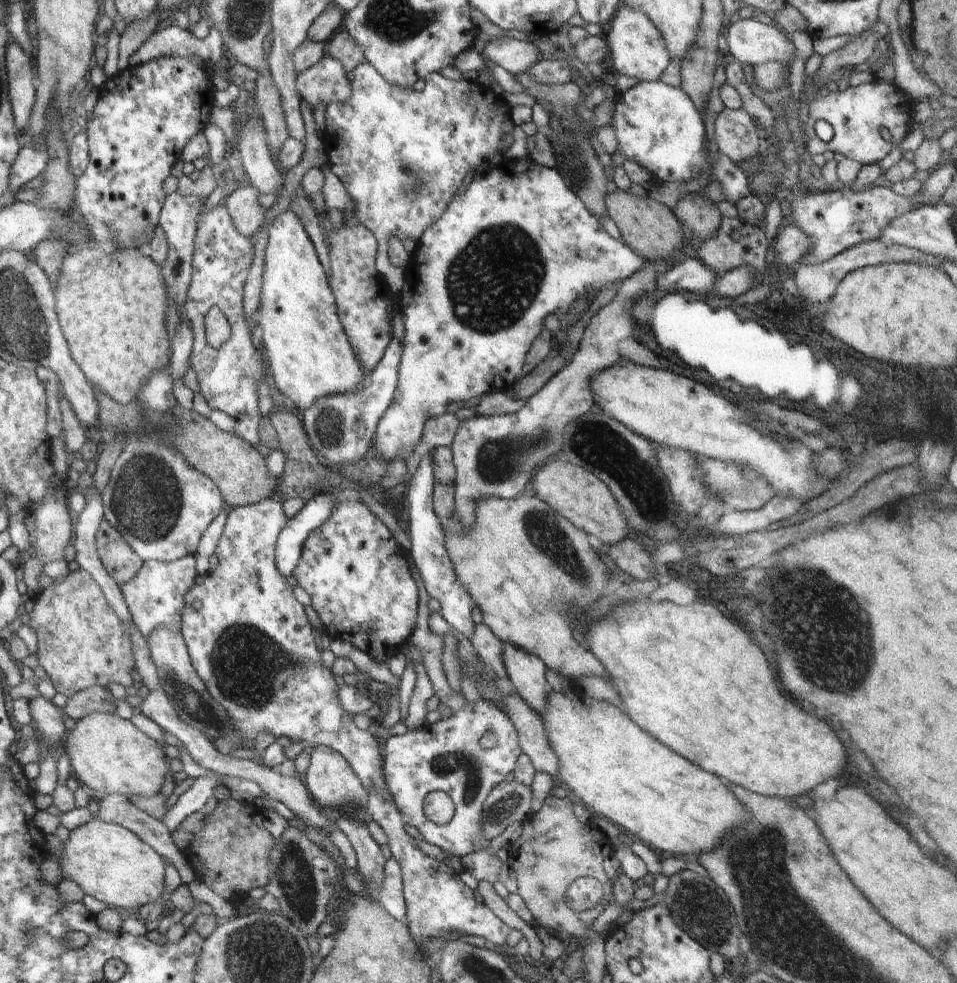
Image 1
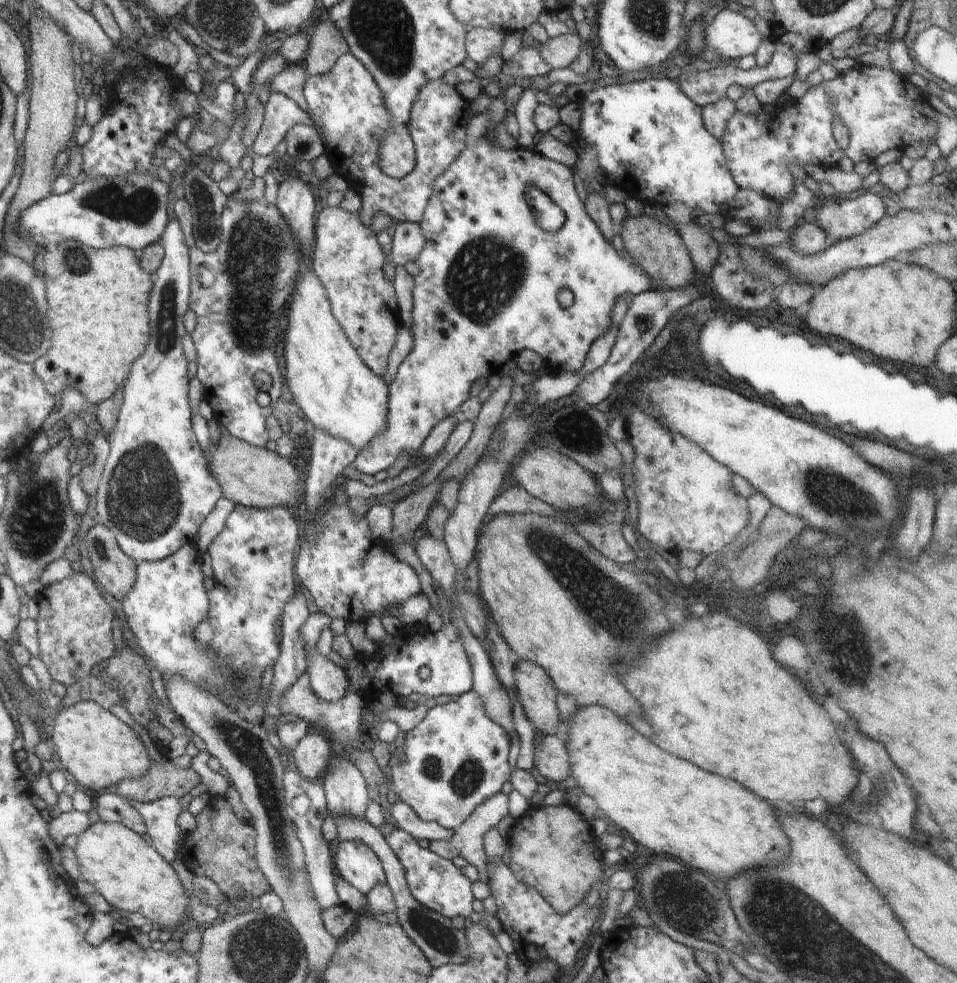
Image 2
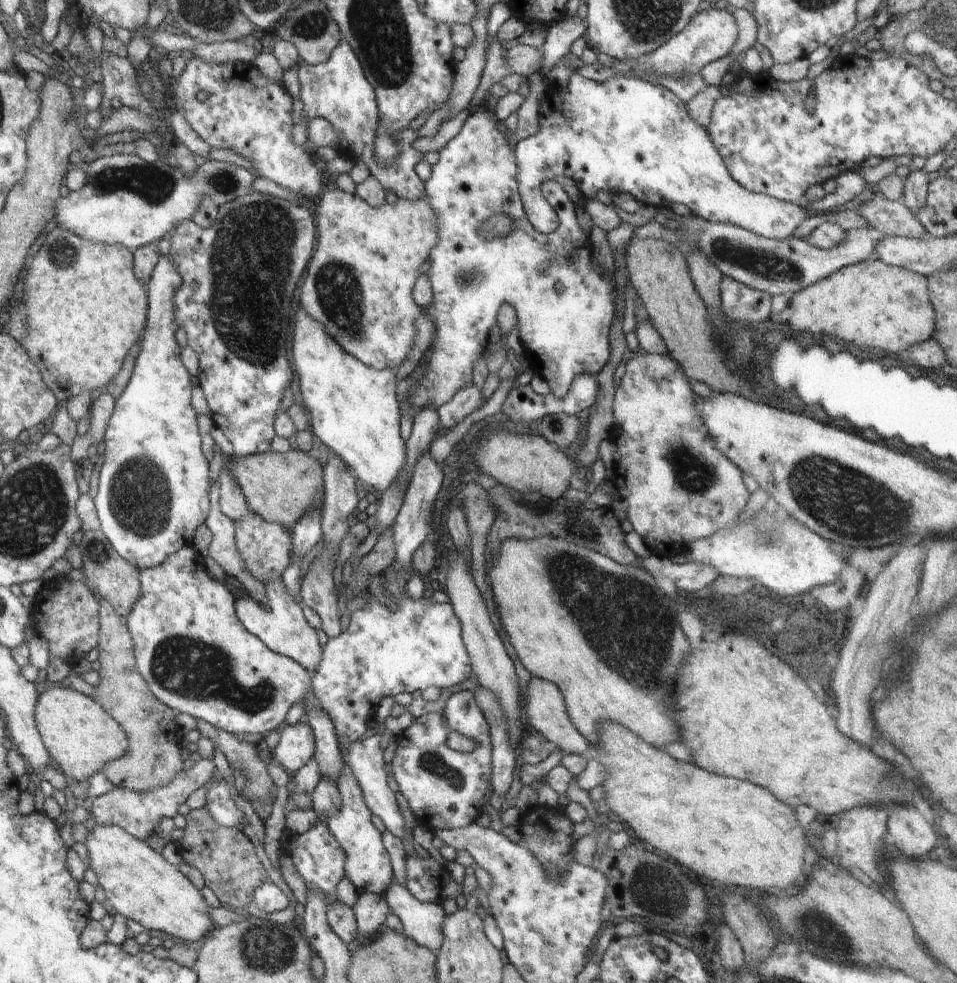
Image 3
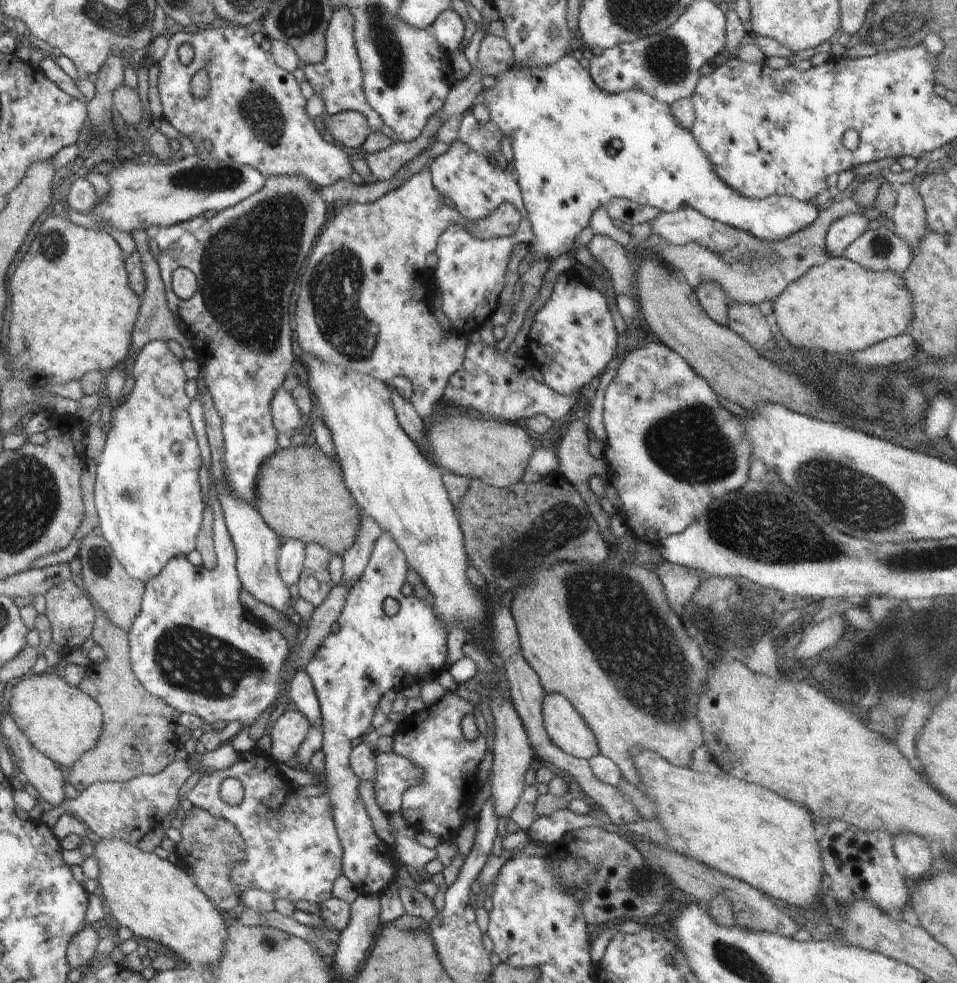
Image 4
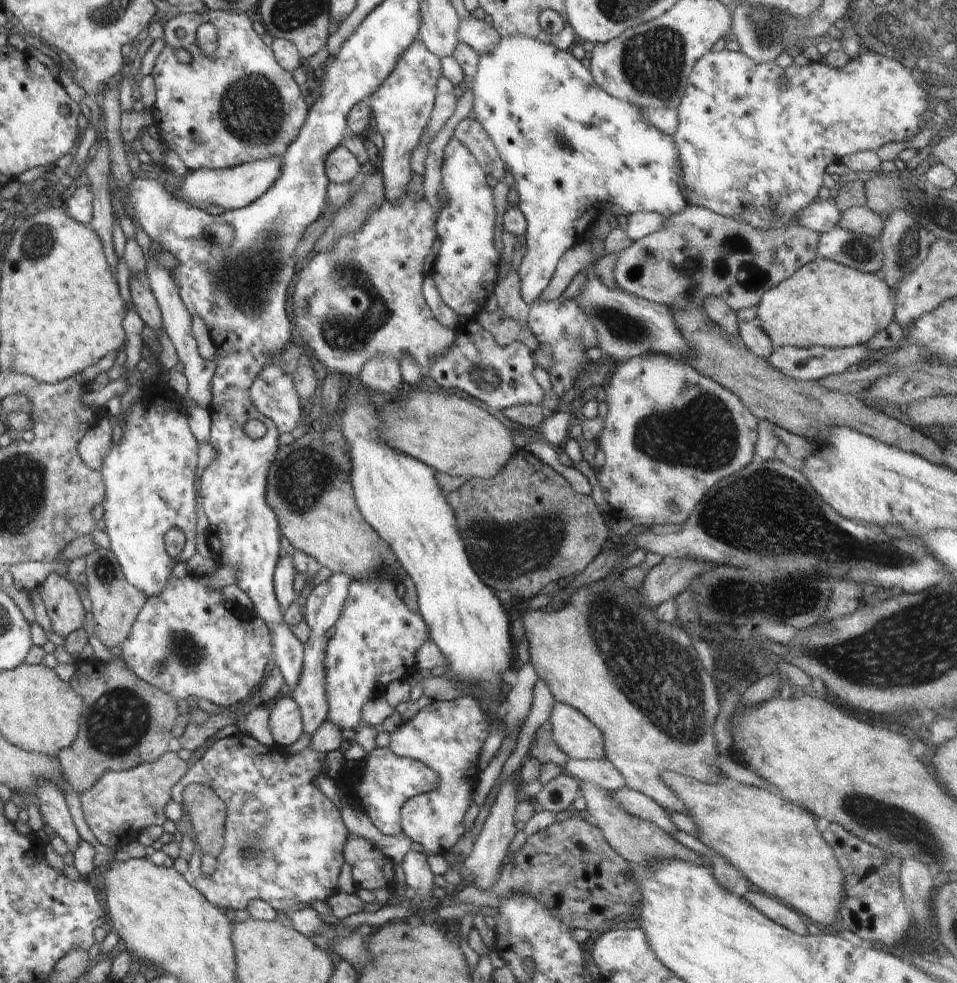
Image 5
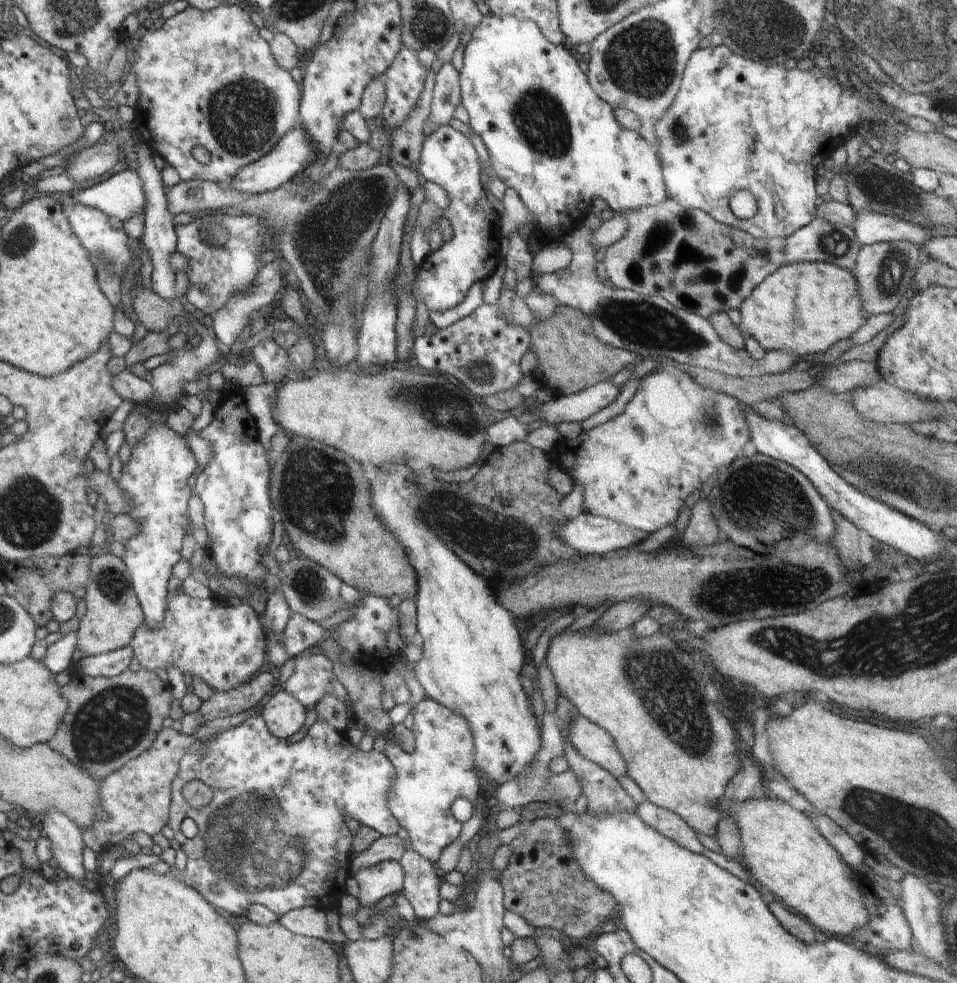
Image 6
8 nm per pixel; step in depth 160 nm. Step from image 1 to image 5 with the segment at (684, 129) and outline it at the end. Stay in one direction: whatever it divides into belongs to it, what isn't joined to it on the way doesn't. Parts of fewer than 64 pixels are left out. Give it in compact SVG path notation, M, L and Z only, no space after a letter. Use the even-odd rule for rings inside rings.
M523 33L505 39L501 38L499 45L491 53L479 55L478 69L471 84L471 89L474 95L473 110L476 113L476 119L480 121L484 130L496 145L498 154L505 164L506 172L514 176L514 185L519 194L518 200L520 200L517 207L522 211L527 222L525 232L526 254L524 254L517 273L520 279L520 294L527 305L535 302L544 292L558 262L563 257L564 251L567 251L580 239L584 239L588 229L602 216L606 204L618 205L628 215L639 212L655 212L663 214L665 217L671 217L682 212L688 205L685 188L682 186L683 168L681 167L680 153L673 138L658 130L652 123L644 120L642 108L632 104L629 100L616 98L603 91L594 82L590 69L584 67L581 61L572 55L571 50L560 50L553 44L544 45L536 39L524 36ZM818 198L800 210L795 216L795 222L808 230L823 234L830 232L837 226L840 215L841 210L834 201L823 201Z

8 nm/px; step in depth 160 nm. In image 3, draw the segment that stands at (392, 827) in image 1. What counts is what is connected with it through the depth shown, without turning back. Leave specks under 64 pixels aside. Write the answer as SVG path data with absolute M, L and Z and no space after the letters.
M410 857L405 858L406 880L405 887L410 891L412 896L415 896L419 901L425 903L440 903L443 904L448 898L455 899L460 894L463 894L462 885L452 879L447 867L438 863L433 857L423 858Z

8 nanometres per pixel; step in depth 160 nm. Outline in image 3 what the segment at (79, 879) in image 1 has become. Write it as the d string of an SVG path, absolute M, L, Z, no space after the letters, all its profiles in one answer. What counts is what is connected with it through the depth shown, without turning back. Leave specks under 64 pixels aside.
M97 824L89 831L84 844L87 866L94 870L98 884L105 890L106 900L116 913L136 920L147 930L161 930L186 942L202 940L210 926L209 906L204 904L198 889L178 867L166 861L162 853L113 824Z

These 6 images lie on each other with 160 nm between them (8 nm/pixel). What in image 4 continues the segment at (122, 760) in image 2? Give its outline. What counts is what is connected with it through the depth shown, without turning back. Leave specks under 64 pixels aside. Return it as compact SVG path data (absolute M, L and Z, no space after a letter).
M54 673L41 675L28 674L10 683L6 706L13 712L15 723L20 730L32 741L32 744L56 764L71 768L84 753L88 753L99 744L104 730L104 714L99 703L78 687L73 687Z

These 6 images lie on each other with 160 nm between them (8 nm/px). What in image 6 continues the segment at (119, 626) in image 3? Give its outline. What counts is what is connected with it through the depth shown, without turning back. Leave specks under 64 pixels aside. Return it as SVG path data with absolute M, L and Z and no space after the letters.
M127 669L110 678L92 677L75 671L72 680L60 688L60 694L68 702L67 714L64 714L63 722L60 722L55 737L46 742L47 746L70 759L75 766L88 768L86 772L92 774L92 778L106 778L110 772L120 770L126 762L139 757L144 750L150 748L156 739L156 734L162 730L162 722L170 714L172 694L170 689L166 688L166 684L160 682L158 678L156 673L145 669L140 669L138 672Z

